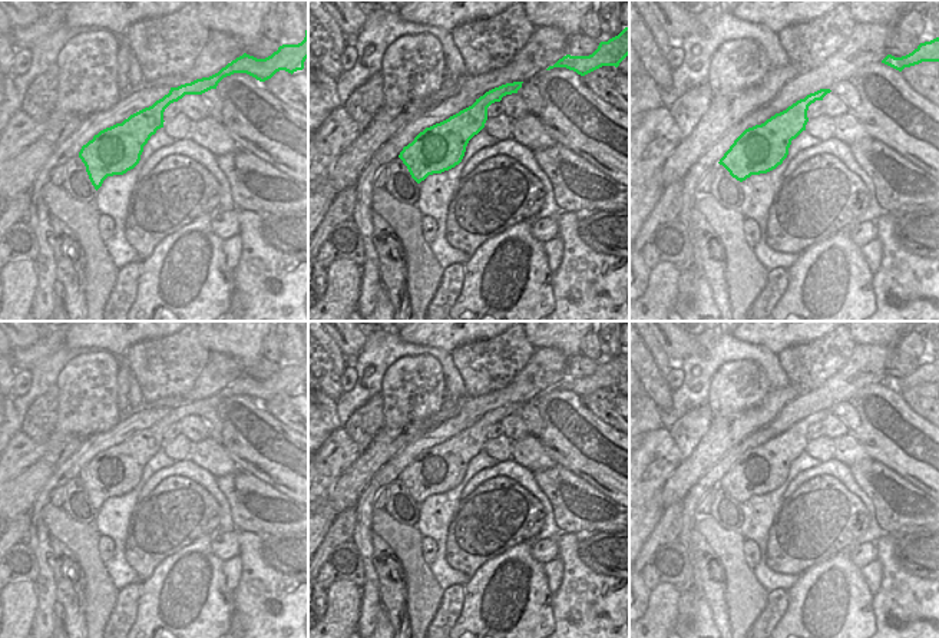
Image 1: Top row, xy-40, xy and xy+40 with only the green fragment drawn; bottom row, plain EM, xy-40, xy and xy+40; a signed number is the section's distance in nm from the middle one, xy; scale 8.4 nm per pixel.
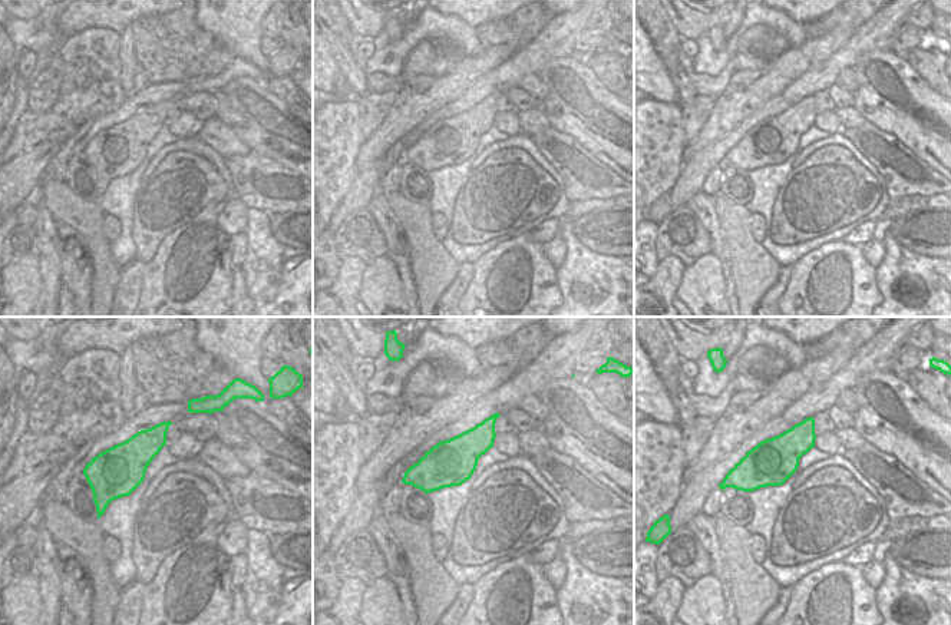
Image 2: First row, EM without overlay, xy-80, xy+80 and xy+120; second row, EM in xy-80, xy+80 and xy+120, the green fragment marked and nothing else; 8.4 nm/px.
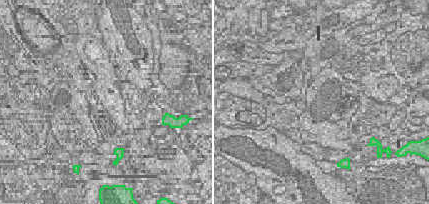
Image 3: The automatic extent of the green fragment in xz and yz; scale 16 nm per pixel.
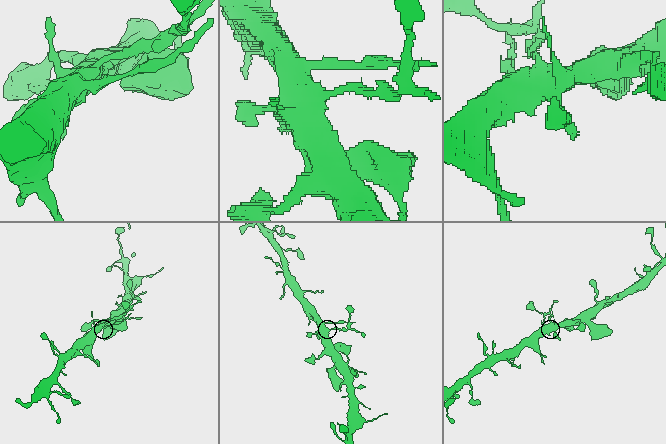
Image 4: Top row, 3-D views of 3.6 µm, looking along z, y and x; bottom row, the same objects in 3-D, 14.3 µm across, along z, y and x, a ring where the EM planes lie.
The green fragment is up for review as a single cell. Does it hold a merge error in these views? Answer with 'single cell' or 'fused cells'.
fused cells

